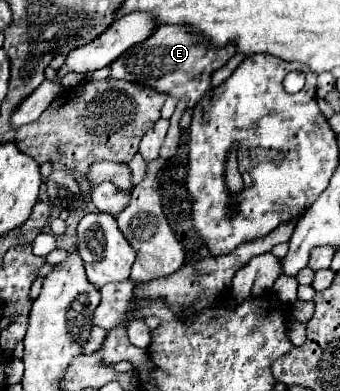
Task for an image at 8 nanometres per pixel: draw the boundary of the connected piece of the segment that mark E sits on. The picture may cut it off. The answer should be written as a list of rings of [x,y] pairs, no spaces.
[[[161,25],[149,35],[143,43],[127,49],[119,59],[109,65],[111,79],[123,79],[165,91],[177,99],[183,95],[189,97],[189,107],[193,107],[211,87],[211,75],[221,69],[235,55],[233,47],[225,49],[207,49],[187,27]]]

